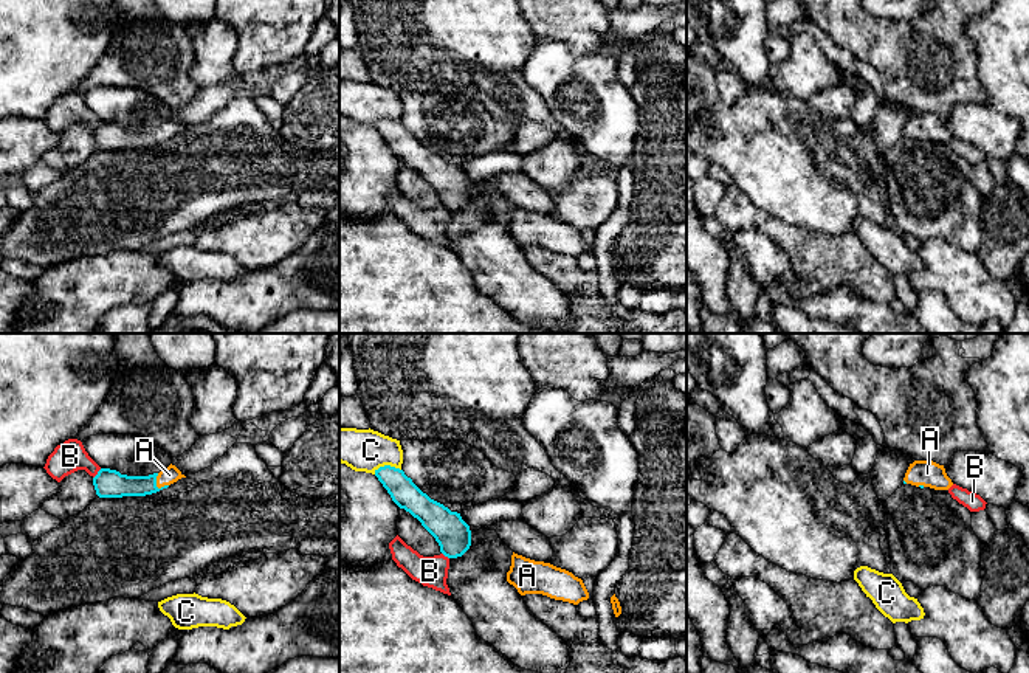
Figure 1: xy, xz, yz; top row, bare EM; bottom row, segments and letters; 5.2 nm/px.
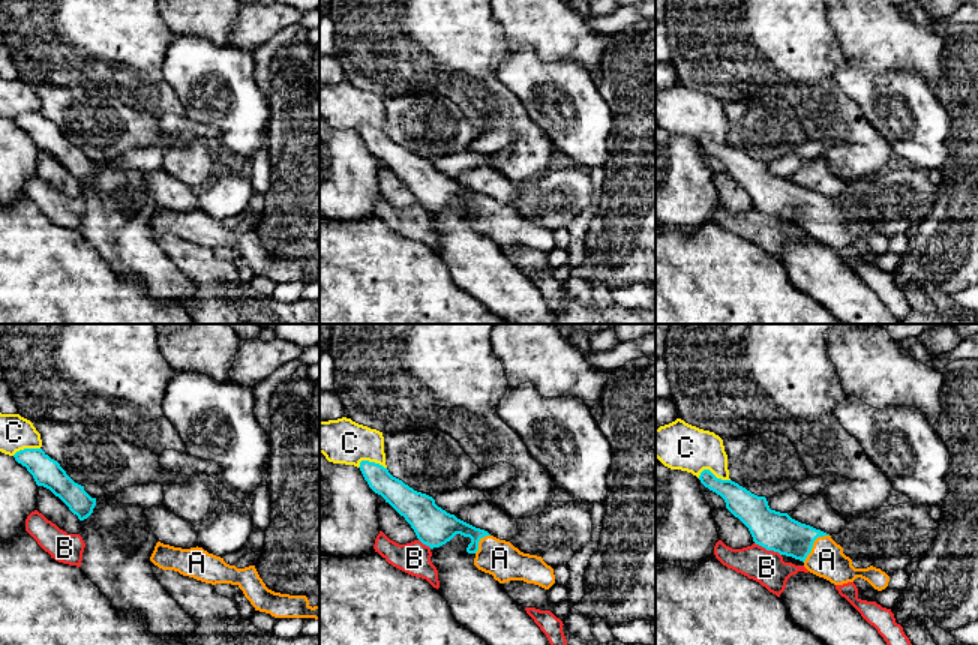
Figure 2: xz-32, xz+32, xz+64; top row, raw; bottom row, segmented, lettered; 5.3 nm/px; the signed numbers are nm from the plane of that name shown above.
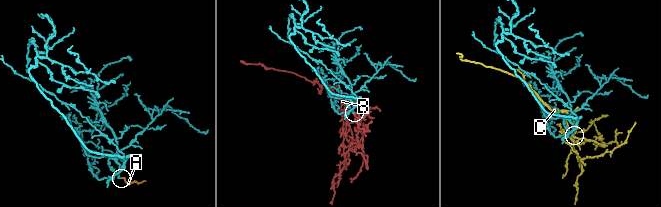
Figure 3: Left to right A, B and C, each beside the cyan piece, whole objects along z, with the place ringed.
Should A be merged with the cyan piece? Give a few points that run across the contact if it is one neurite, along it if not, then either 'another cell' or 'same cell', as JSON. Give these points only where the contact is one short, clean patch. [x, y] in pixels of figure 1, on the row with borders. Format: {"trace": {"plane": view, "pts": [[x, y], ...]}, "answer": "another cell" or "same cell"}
{"trace": {"plane": "xy", "pts": [[107, 483], [117, 486], [155, 486], [169, 475]]}, "answer": "same cell"}

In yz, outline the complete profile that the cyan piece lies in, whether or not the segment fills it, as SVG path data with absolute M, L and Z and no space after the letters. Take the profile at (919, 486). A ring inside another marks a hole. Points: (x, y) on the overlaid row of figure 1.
M914 461L910 464L903 481L921 488L930 487L934 490L948 490L953 485L944 465L933 461Z

